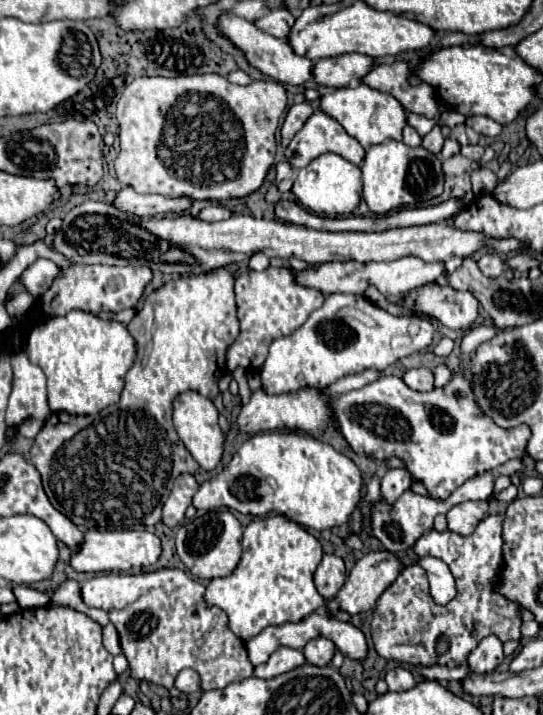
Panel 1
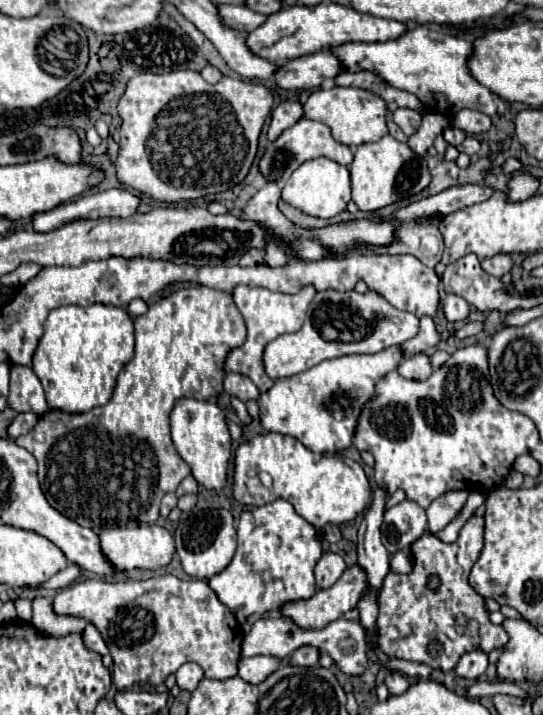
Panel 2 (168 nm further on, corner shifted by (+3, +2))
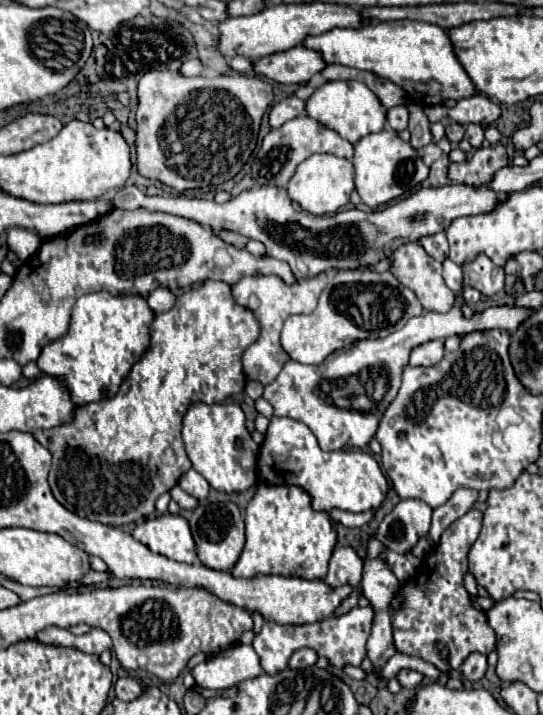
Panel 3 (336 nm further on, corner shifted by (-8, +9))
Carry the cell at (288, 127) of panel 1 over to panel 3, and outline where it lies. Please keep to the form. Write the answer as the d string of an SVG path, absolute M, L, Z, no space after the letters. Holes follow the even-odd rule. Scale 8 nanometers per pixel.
M295 95L285 97L285 99L281 99L281 101L271 109L271 113L269 113L269 125L271 125L273 129L277 129L277 127L281 127L285 121L295 119L295 117L299 117L299 115L303 115L303 113L305 113L305 101L301 101L301 99L295 97Z

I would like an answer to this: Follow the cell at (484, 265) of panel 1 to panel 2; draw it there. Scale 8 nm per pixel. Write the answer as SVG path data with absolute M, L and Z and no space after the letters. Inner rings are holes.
M496 254L492 258L486 258L482 260L482 268L484 272L496 276L496 278L502 278L504 274L508 274L512 268L514 268L514 262L508 254Z

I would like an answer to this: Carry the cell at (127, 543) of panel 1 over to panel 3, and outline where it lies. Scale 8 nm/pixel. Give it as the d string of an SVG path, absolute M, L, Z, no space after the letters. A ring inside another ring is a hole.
M165 513L161 517L147 518L139 525L135 525L131 535L139 543L147 545L153 553L159 553L167 559L199 563L189 523L181 515Z

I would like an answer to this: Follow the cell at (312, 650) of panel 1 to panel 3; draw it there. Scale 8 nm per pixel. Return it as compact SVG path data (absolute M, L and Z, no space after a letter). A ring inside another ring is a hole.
M303 647L303 649L295 651L295 655L291 655L289 667L295 667L295 669L299 669L299 667L311 667L311 665L317 663L317 657L319 657L319 655L317 655L313 649Z

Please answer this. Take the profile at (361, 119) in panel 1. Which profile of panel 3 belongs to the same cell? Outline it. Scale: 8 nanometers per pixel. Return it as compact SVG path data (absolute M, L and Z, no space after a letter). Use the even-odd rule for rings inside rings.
M327 81L319 89L315 89L315 93L305 103L307 103L305 109L309 117L337 131L343 139L351 141L353 145L365 135L383 131L387 123L387 113L379 97L361 81Z

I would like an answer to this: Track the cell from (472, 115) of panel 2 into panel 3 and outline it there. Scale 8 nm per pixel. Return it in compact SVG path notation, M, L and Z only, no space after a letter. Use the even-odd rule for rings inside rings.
M473 95L473 97L461 99L453 109L447 109L445 105L435 105L435 107L427 107L425 113L431 123L451 119L461 125L477 123L481 127L489 127L491 123L495 123L499 119L501 109L499 109L499 105L491 103L485 95Z

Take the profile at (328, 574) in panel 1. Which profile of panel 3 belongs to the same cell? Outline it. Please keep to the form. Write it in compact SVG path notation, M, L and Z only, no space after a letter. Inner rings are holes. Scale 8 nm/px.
M337 547L333 551L333 557L329 559L329 573L325 575L323 581L331 587L339 587L345 583L359 587L361 573L363 573L363 559L355 553L355 549Z

